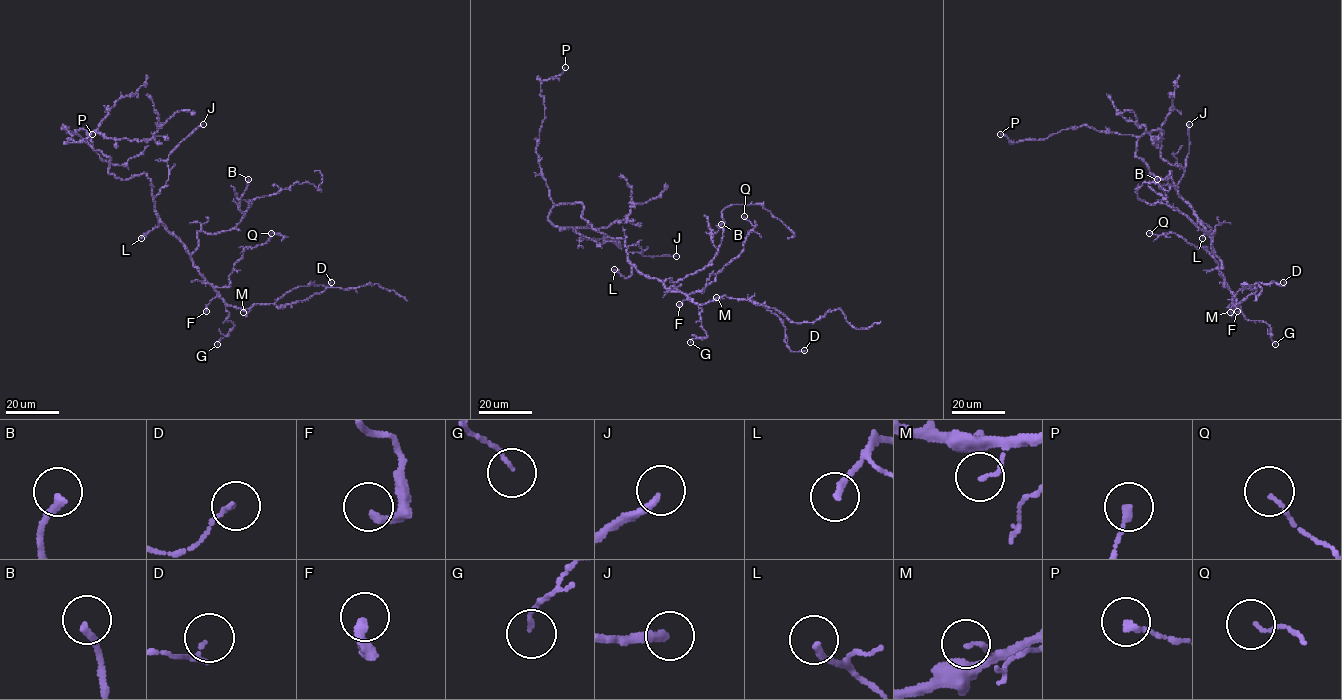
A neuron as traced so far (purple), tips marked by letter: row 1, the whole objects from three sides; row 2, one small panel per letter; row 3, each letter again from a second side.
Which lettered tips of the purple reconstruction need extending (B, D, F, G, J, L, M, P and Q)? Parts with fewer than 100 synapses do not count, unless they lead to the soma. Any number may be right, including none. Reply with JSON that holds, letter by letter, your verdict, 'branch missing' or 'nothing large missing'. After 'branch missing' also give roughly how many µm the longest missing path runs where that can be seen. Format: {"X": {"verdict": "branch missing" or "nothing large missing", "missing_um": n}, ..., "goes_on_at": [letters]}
{"B": {"verdict": "nothing large missing"}, "D": {"verdict": "nothing large missing"}, "F": {"verdict": "nothing large missing"}, "G": {"verdict": "nothing large missing"}, "J": {"verdict": "branch missing", "missing_um": 70}, "L": {"verdict": "nothing large missing"}, "M": {"verdict": "nothing large missing"}, "P": {"verdict": "nothing large missing"}, "Q": {"verdict": "nothing large missing"}, "goes_on_at": ["J"]}

